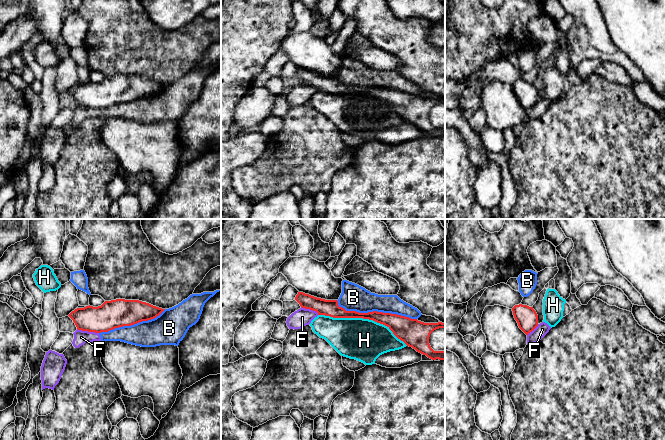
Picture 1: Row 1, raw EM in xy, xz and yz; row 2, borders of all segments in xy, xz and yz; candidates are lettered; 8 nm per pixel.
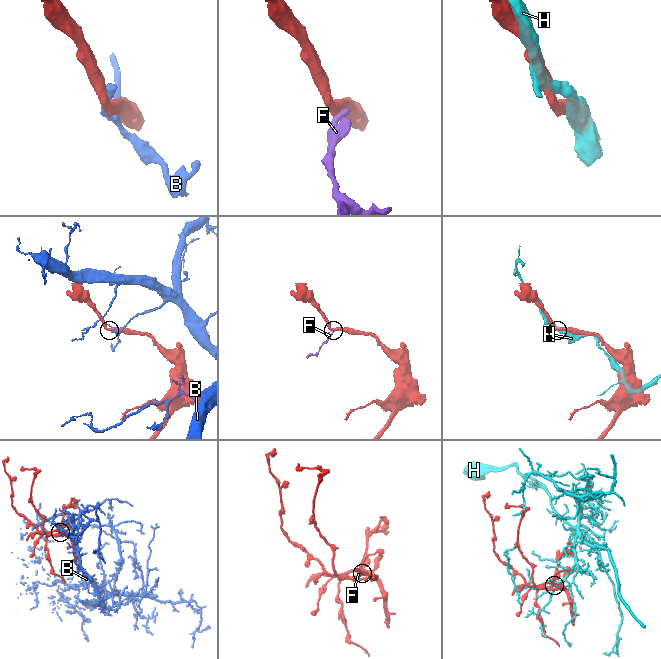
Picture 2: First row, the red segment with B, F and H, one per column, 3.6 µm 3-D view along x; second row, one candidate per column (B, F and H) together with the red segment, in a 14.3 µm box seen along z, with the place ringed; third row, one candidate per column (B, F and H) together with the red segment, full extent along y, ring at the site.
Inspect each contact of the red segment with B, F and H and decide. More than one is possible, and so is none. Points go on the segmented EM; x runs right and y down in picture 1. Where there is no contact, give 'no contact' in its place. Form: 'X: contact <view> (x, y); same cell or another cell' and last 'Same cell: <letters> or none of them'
B: contact xz (375, 311); another cell
F: contact xy (88, 331); another cell
H: contact xz (363, 318); another cell
Same cell: none of them

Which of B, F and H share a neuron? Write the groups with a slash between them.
B F / H

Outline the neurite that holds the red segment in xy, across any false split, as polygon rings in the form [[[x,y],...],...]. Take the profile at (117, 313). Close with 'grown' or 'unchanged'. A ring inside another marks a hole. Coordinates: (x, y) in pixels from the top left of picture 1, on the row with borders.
[[[116,299],[98,307],[77,308],[68,316],[78,330],[101,333],[154,319],[164,310],[139,300]]]; unchanged

